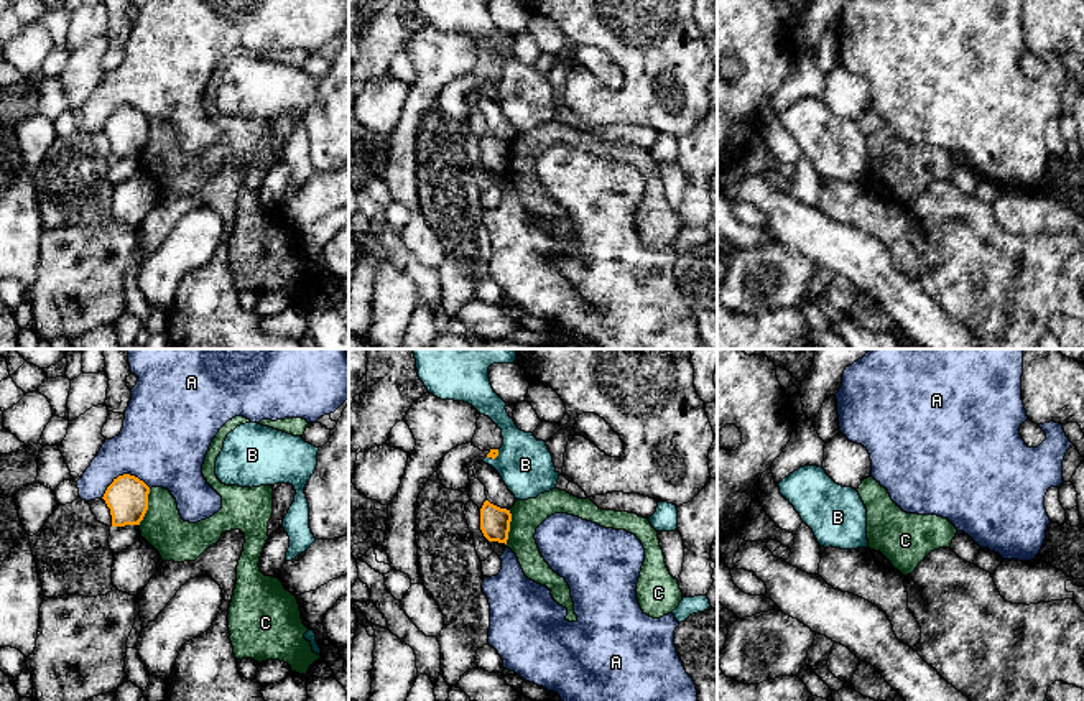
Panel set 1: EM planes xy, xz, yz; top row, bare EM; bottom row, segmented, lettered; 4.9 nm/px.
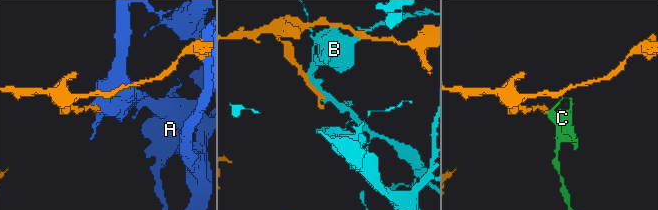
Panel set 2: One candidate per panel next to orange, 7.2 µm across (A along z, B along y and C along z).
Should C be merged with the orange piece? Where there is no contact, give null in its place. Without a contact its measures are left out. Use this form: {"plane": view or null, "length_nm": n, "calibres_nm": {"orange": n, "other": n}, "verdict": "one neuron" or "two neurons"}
{"plane": "xy", "length_nm": 190, "calibres_nm": {"orange": 200, "other": 200}, "verdict": "two neurons"}

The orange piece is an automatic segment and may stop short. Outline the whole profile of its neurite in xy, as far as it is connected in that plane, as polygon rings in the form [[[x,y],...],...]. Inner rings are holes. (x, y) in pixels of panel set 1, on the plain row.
[[[135,107],[113,110],[102,128],[110,140],[112,158],[140,156],[148,142],[148,125],[150,118]]]

